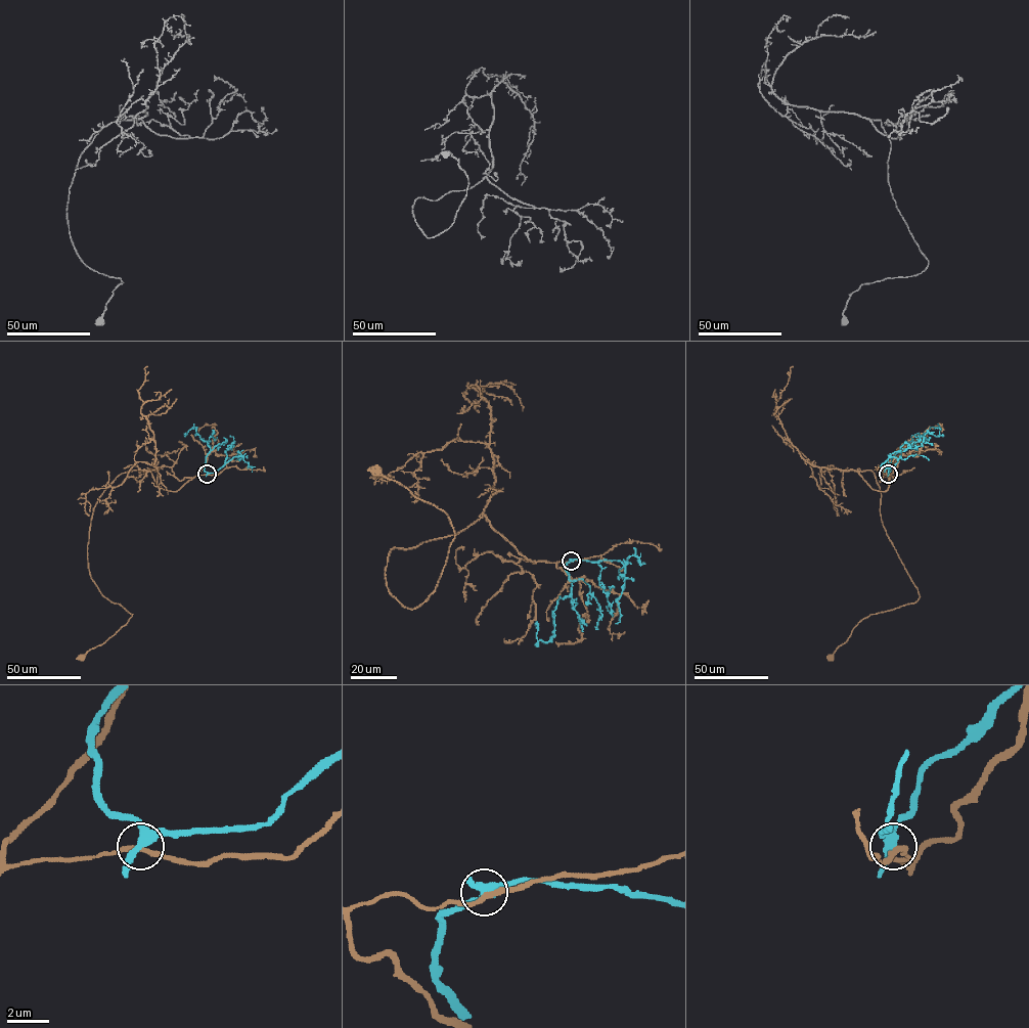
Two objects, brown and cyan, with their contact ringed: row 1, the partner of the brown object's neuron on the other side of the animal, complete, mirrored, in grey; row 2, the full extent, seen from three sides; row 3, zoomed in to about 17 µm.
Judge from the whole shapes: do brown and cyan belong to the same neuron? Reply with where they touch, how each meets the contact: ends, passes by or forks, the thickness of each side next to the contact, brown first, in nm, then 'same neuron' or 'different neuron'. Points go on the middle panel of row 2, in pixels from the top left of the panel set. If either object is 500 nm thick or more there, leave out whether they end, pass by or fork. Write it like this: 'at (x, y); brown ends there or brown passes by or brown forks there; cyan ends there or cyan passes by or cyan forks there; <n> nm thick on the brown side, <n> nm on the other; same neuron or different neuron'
at (571, 561); brown passes by; cyan forks there; 220 nm thick on the brown side, 360 nm on the other; different neuron

